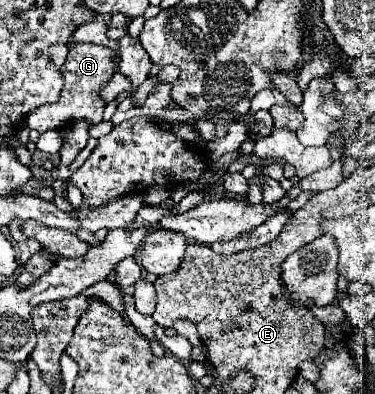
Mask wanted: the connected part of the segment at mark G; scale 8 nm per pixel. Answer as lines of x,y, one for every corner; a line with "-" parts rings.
83,43
83,45
71,47
67,61
61,67
63,79
65,79
61,99
53,105
43,105
43,107
35,109
31,115
27,115
27,119
25,119
27,125
39,133
45,133
49,129
59,129
61,125
71,123
71,119
87,119
89,123
99,123
103,119
105,103
97,97
97,91
115,73
113,55
115,55
113,49
101,47
95,43

